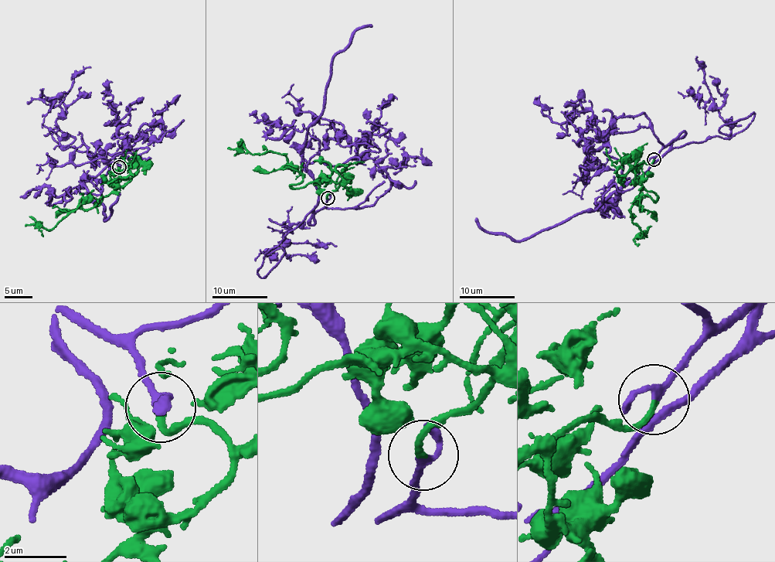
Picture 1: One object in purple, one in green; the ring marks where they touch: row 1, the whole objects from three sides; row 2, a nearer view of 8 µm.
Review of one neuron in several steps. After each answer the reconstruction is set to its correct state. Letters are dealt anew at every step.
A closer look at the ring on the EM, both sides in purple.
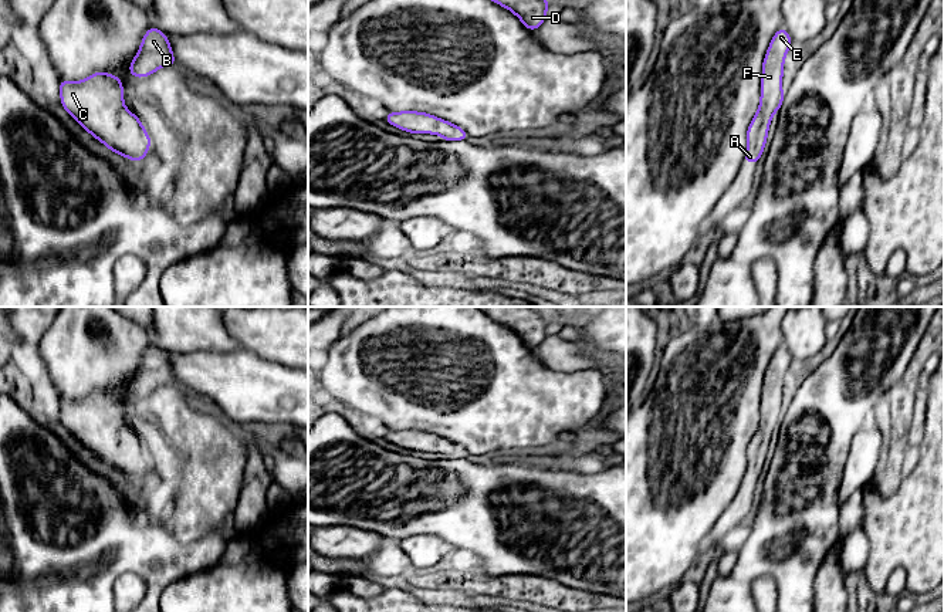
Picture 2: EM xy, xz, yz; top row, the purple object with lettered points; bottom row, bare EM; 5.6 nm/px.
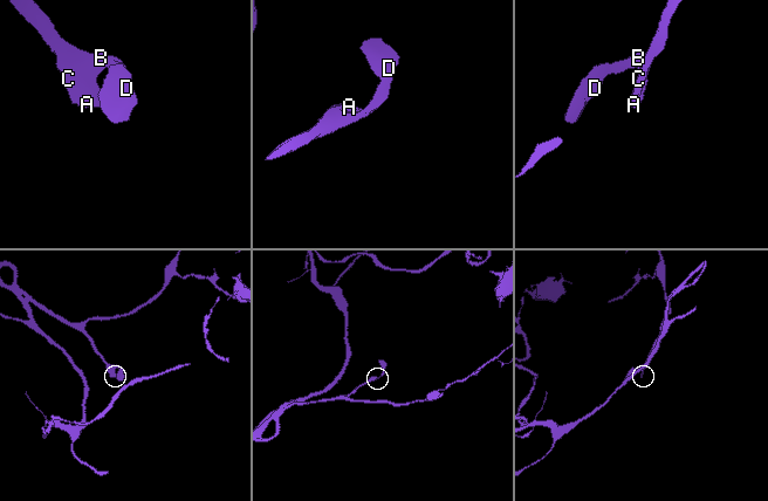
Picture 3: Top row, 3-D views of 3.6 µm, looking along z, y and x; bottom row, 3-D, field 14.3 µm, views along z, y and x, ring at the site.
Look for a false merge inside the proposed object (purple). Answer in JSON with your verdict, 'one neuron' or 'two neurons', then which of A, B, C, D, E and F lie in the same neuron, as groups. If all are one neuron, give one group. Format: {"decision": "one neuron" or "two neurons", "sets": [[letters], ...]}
{"decision": "one neuron", "sets": [["A", "B", "C", "D", "E", "F"]]}

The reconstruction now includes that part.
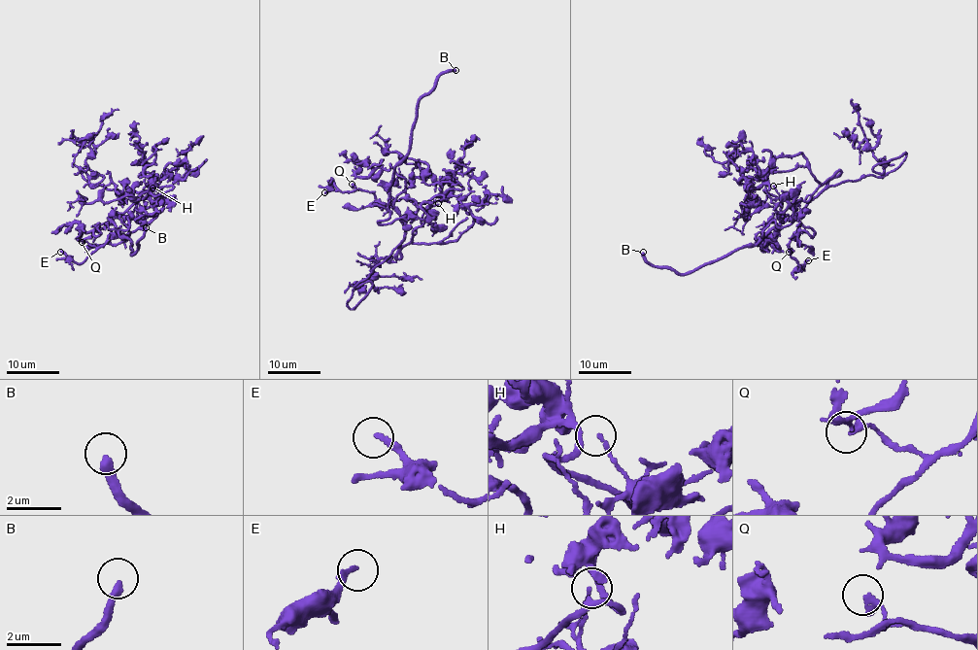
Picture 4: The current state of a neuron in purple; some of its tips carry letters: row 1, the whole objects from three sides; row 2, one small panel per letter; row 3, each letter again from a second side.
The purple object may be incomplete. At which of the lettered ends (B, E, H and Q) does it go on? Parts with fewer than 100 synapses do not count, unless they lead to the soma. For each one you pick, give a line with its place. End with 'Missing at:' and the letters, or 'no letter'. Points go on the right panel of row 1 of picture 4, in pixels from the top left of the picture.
B: (643, 252)
Missing at: B

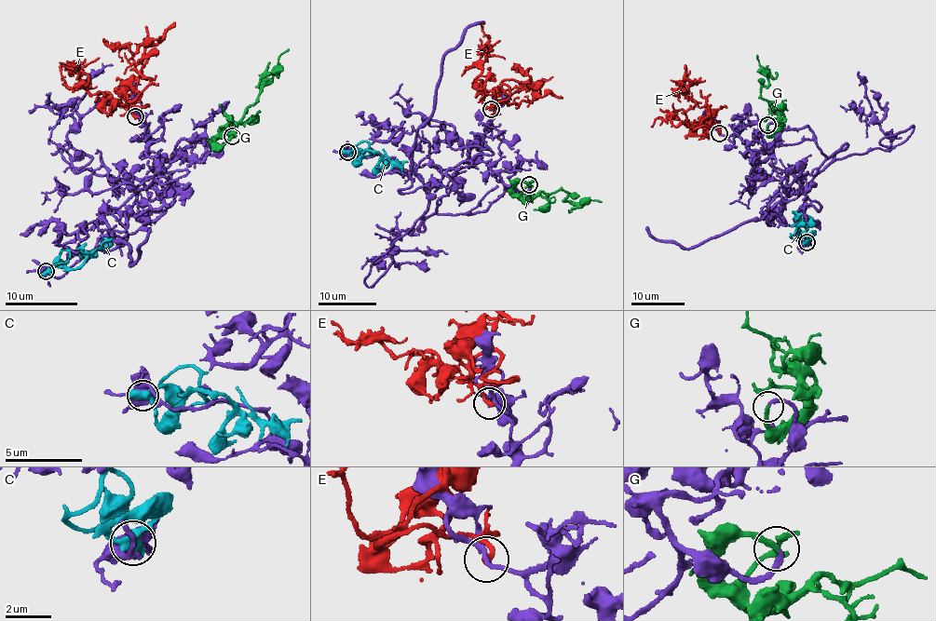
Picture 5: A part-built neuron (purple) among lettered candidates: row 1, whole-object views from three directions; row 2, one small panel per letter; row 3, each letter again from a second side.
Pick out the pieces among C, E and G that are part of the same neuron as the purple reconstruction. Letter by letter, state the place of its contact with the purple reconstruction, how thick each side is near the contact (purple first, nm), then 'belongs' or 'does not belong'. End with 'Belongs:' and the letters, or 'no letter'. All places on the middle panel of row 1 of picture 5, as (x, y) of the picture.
C: (347, 152) | 500/500 nm | does not belong
E: (491, 109) | 200/240 nm | does not belong
G: (529, 184) | 240/170 nm | belongs
Belongs: G

